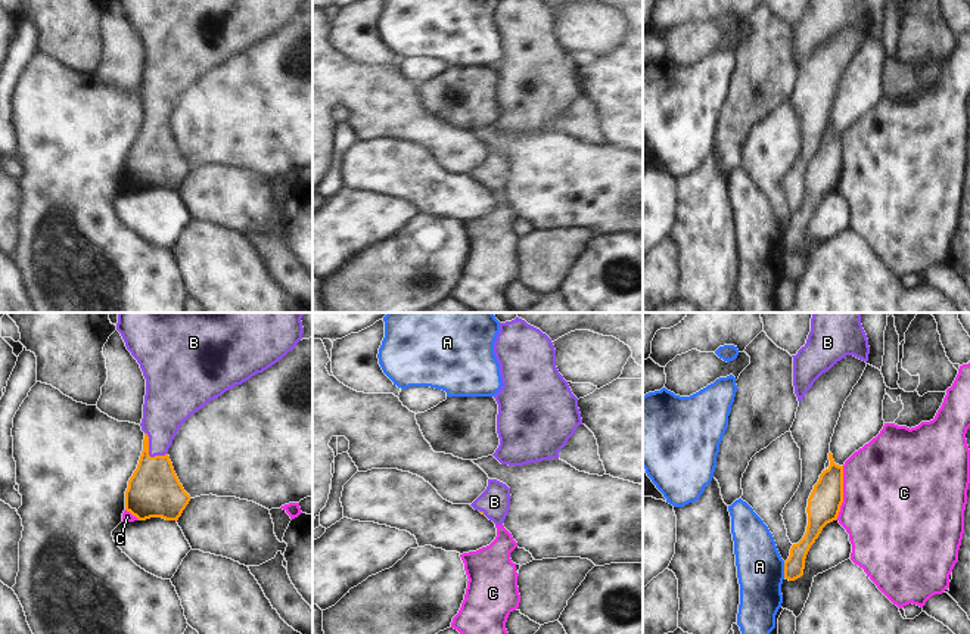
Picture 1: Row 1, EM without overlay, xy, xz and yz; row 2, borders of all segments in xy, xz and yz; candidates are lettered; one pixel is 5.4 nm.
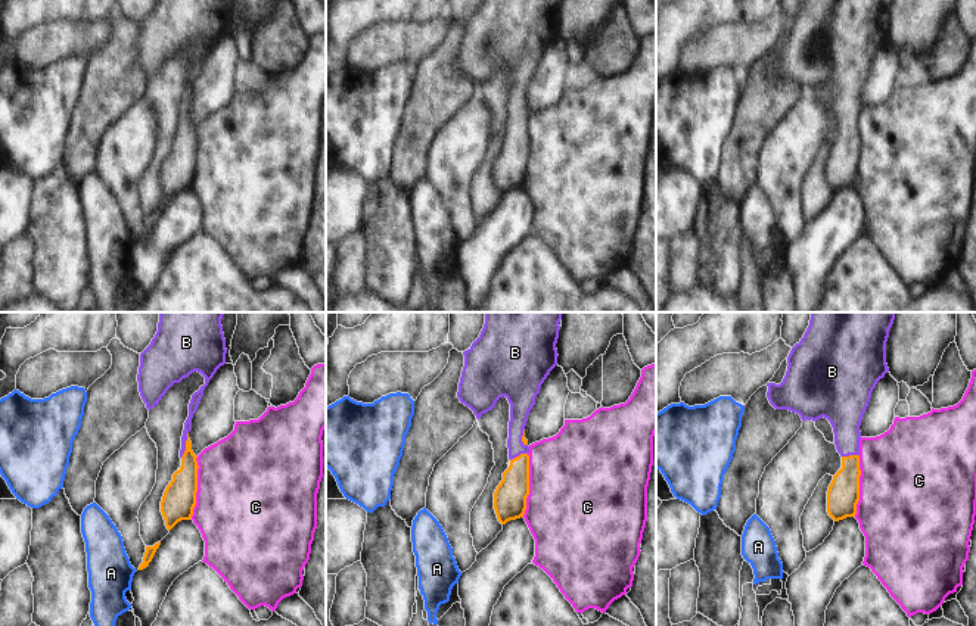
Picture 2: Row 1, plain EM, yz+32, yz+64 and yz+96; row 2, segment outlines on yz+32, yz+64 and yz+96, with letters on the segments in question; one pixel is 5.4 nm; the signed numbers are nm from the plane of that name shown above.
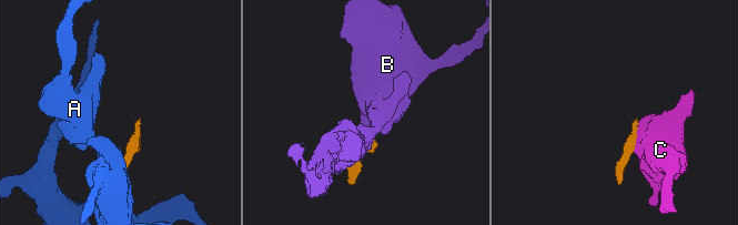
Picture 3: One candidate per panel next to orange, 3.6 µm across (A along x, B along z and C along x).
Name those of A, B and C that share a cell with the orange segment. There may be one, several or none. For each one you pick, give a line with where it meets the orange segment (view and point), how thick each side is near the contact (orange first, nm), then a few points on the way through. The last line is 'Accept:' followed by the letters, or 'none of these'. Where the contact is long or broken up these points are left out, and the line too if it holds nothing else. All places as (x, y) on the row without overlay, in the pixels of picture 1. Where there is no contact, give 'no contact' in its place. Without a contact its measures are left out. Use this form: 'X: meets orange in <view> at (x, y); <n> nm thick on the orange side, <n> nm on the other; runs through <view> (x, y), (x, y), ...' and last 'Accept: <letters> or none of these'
B: meets orange in xy at (148, 123); 280 nm thick on the orange side, 240 nm on the other; runs through xy (154, 159), (154, 129), (148, 123), (156, 112), (164, 80)
Accept: B

